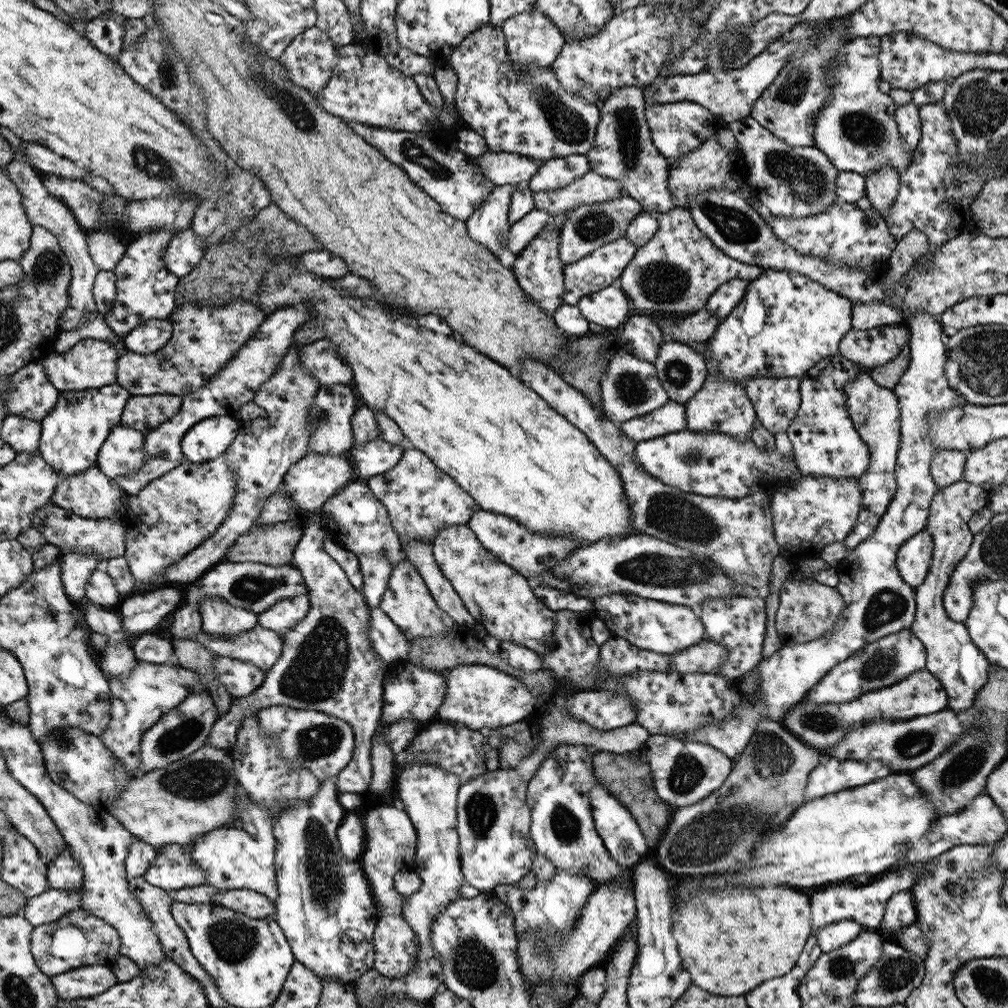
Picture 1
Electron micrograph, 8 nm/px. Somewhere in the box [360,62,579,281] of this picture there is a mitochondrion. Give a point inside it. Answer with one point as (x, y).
(424, 155)

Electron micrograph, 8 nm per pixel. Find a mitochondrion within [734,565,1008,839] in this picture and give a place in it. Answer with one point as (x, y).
(961, 773)

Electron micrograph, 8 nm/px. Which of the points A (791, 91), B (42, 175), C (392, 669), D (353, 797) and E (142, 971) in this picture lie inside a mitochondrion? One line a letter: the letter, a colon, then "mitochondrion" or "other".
A: mitochondrion
B: other
C: other
D: other
E: other

